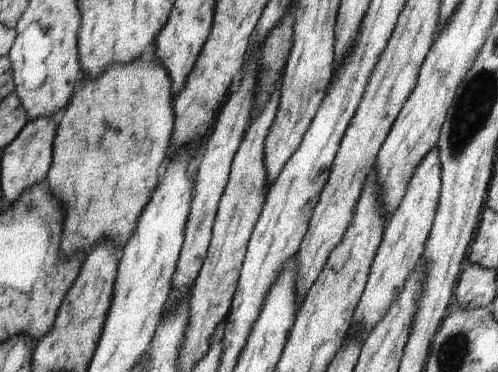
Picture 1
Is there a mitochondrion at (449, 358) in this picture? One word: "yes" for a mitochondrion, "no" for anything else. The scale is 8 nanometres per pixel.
yes

